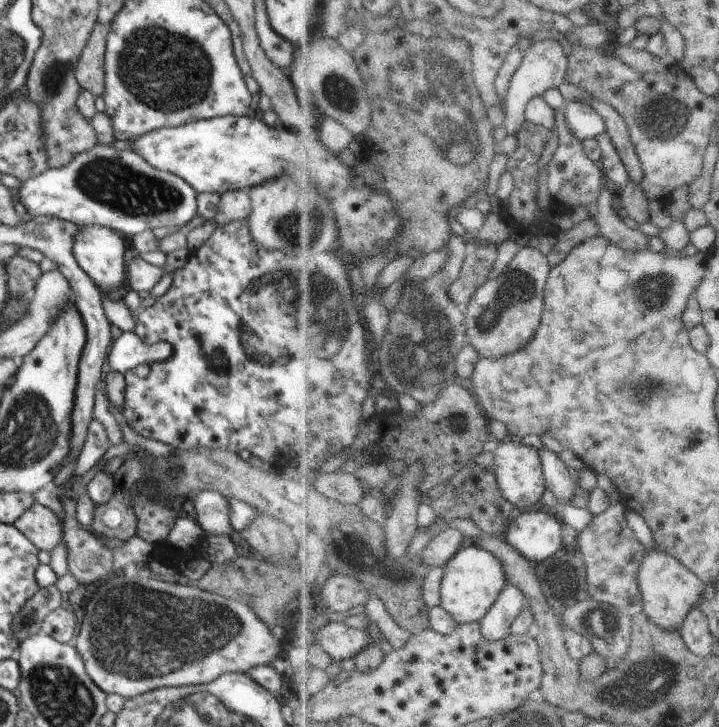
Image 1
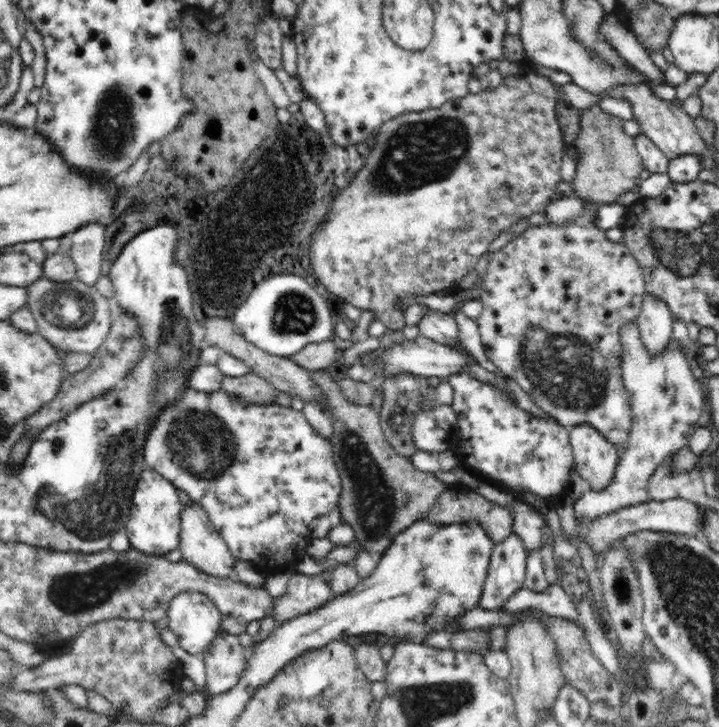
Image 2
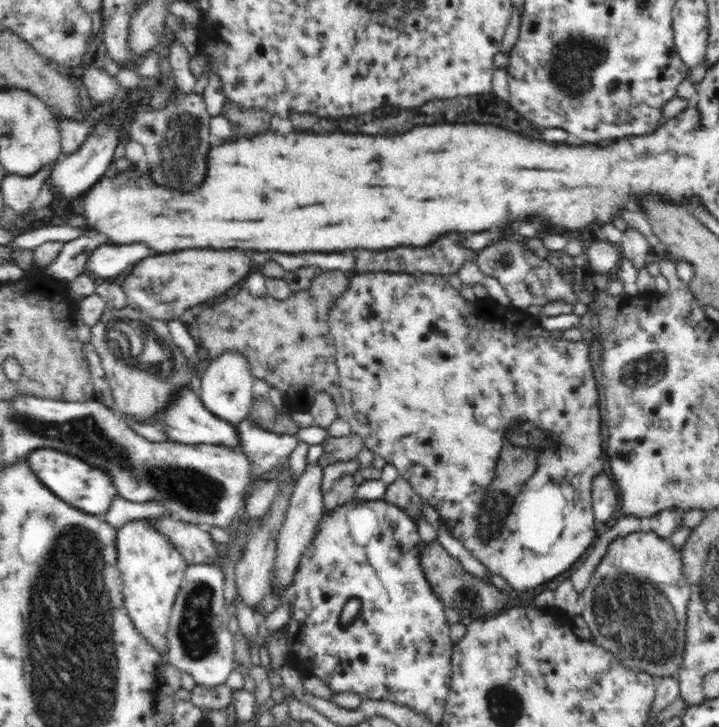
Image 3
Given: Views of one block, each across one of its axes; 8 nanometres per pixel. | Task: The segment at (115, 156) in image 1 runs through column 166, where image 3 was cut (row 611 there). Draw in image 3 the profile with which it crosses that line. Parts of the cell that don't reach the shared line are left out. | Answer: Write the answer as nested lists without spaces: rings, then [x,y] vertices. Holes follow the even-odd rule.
[[[196,563],[188,565],[172,608],[169,629],[166,632],[168,650],[165,660],[181,672],[191,674],[196,685],[208,688],[217,688],[220,684],[226,684],[230,672],[235,667],[235,636],[231,635],[228,630],[228,621],[231,615],[226,611],[224,586],[226,586],[226,574],[222,573],[218,564]]]

